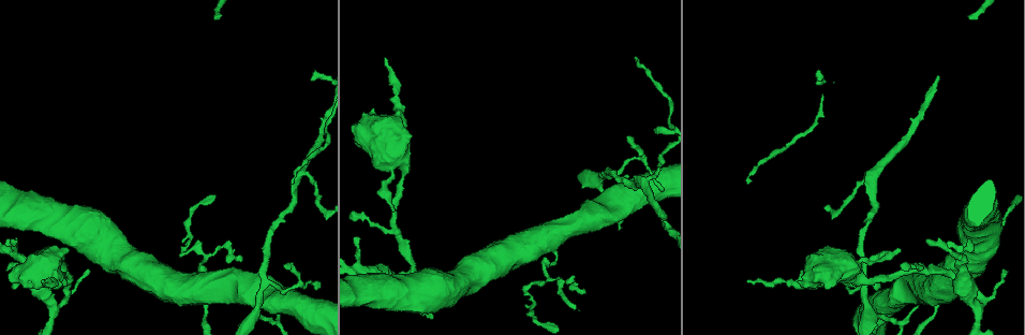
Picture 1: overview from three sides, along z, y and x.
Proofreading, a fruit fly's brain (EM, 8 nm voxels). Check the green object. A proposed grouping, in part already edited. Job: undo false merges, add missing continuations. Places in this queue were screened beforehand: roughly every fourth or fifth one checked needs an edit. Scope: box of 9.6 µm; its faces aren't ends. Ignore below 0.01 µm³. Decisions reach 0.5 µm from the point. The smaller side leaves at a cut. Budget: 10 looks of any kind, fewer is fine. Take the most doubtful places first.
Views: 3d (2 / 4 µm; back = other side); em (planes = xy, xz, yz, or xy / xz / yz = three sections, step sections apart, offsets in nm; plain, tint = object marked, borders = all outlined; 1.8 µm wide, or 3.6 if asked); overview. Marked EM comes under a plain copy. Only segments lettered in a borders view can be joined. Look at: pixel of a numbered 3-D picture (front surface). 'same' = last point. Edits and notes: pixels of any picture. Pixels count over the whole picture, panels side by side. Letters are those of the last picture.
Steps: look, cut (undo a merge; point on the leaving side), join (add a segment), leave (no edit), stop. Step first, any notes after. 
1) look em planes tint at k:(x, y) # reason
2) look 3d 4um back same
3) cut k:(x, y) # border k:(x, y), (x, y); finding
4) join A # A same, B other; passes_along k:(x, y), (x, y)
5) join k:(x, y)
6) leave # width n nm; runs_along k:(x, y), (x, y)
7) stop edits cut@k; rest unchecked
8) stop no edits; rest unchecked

look 3d 2um at 1:(407, 271) # calibre changes

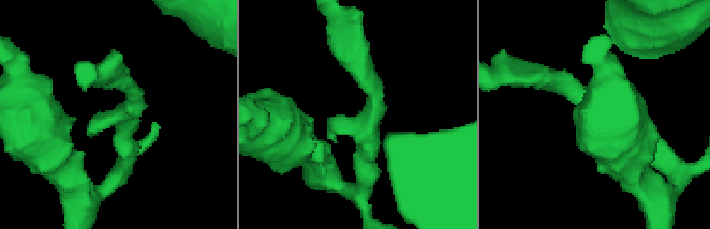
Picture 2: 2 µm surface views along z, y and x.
look em xy step 4 tint at 2:(363, 128) # arms 3; arm_widths 170, 200, 380 nm; need the tissue

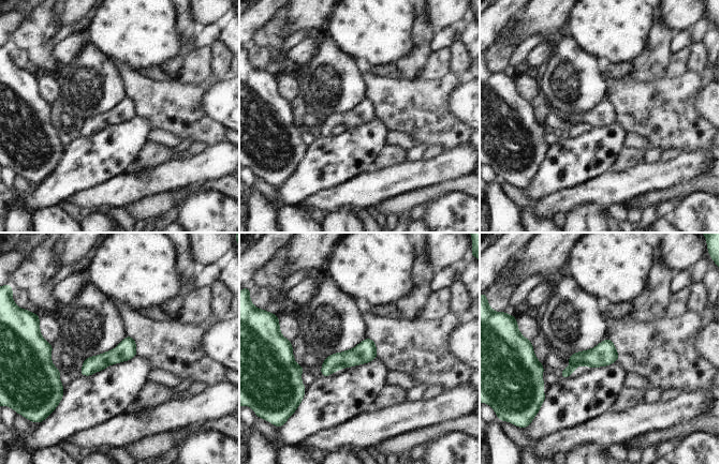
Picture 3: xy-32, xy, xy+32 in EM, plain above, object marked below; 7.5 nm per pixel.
look em xy step 4 borders same # see the neighbours

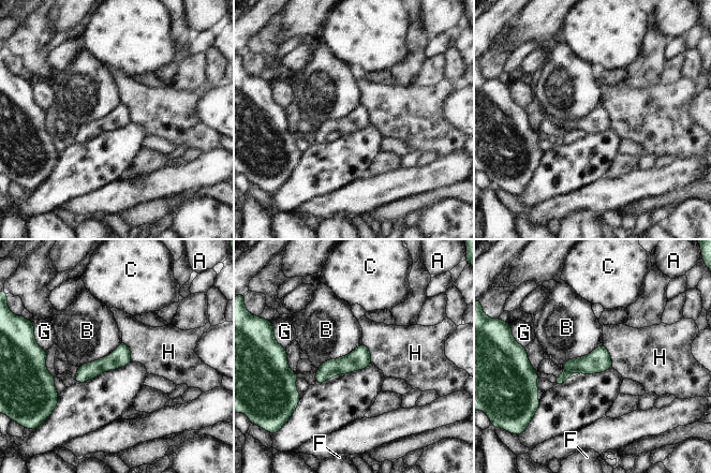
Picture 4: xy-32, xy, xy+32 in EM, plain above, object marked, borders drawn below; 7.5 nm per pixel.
leave # width 150 nm; A other, B other, C other, F other, G other, H other; runs_along 4:(127, 349), (113, 361), (77, 380); continuous, no second neuron

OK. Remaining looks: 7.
look em planes borders at 1:(294, 182) # thin end

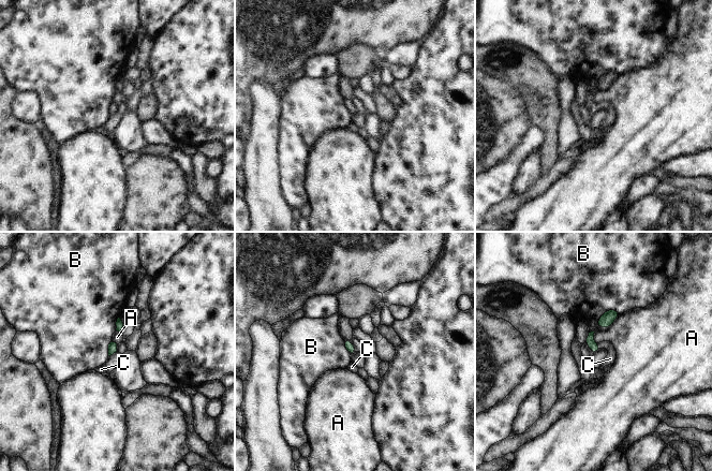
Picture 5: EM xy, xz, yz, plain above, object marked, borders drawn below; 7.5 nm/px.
join C # A other, B other, C same; the neuron continues

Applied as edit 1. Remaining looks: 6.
look overview # redraw

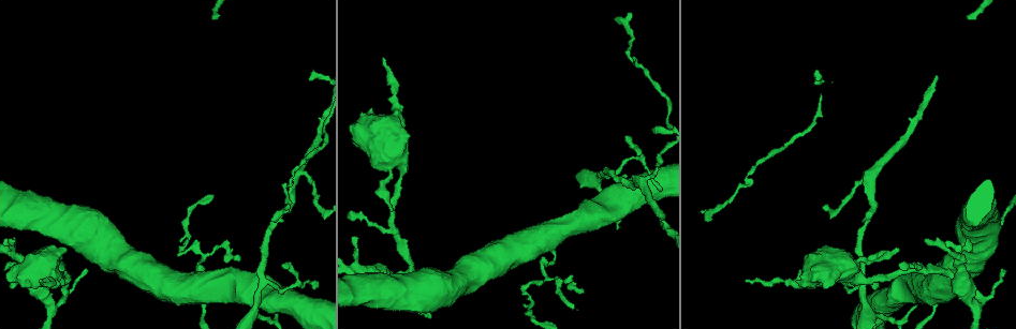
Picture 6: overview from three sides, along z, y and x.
look 3d 2um at 6:(869, 178) # abrupt turn

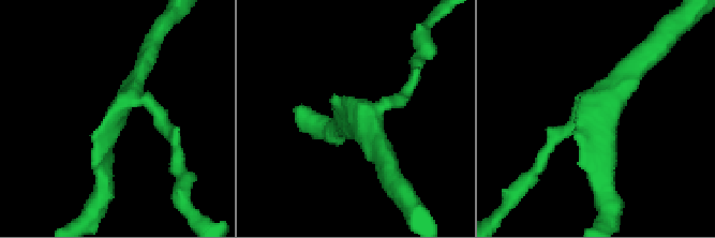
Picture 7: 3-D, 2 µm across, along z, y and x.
look em planes borders at 7:(354, 120) # arms 3; now the EM

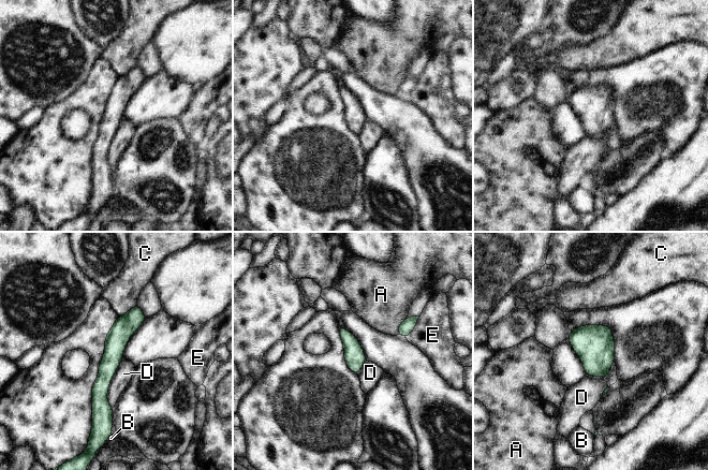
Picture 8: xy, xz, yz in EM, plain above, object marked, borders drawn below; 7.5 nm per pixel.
leave # A other, B other, C other, D other, E other; continuous, no second neuron

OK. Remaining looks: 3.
look 3d 2um at 6:(383, 58) # an open end

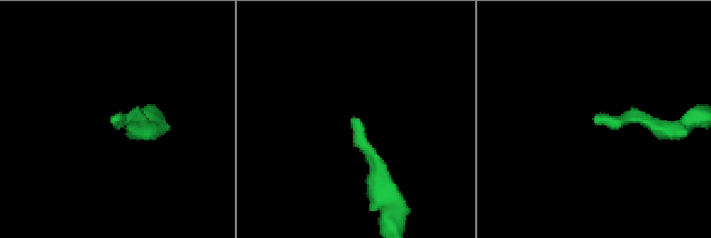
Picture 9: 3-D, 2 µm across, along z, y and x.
look em planes borders at 9:(595, 116) # now the EM

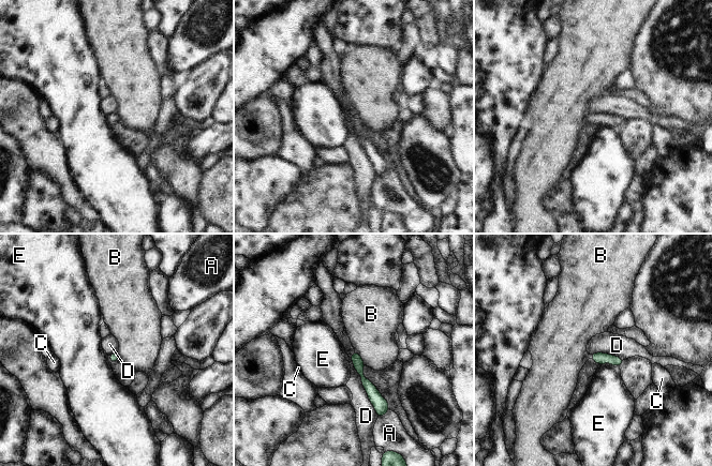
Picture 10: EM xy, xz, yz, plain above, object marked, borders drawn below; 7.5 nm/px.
leave # longest_contact D 550 nm; A other, B other, C other, D other, E other; none of them fits

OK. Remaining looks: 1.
stop edits join@5; rest unchecked

